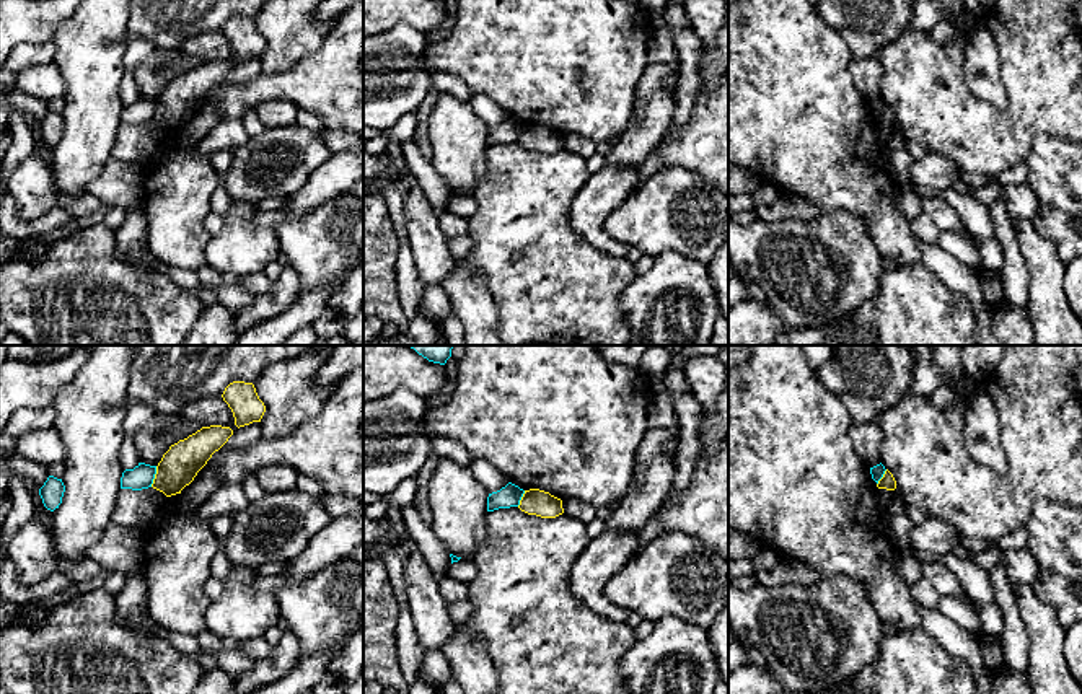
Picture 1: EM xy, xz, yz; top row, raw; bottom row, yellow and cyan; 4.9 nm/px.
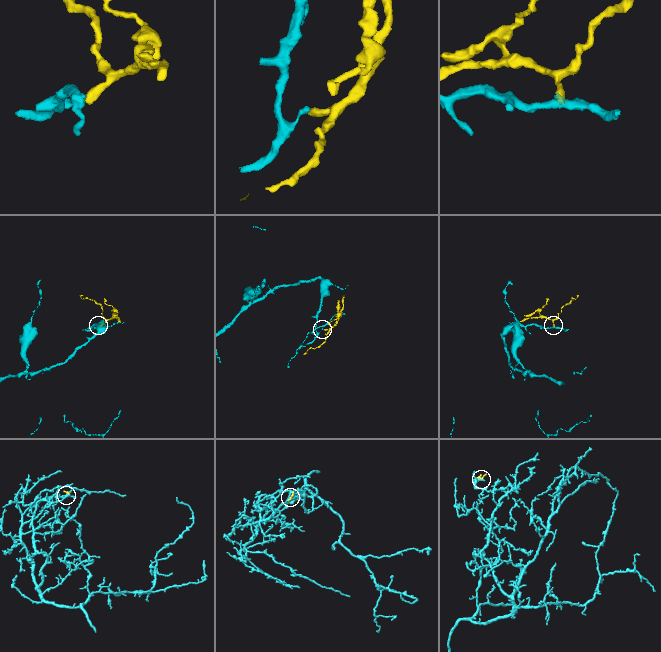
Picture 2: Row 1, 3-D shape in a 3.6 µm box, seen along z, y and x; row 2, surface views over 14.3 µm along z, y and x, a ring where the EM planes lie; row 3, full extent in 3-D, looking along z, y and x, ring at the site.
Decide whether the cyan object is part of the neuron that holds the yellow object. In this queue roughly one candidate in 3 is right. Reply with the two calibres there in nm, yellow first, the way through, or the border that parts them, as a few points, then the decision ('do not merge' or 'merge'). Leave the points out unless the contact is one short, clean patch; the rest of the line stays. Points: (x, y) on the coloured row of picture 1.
calibres 190 and 120 nm; border xy (157, 466), (150, 486); do not merge

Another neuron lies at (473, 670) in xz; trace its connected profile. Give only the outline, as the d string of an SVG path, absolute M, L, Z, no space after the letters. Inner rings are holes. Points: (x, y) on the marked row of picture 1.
M456 624L440 652L453 668L453 678L463 694L497 694L497 673L486 642L464 624Z

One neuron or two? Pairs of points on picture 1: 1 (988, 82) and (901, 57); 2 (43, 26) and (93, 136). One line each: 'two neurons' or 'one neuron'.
1: two neurons
2: two neurons

